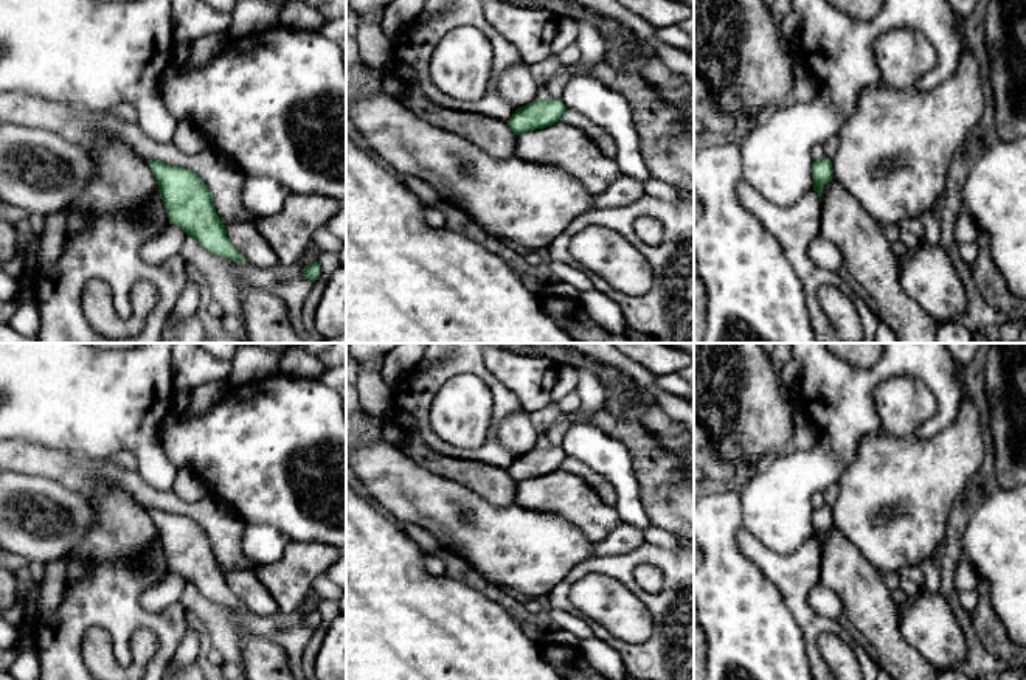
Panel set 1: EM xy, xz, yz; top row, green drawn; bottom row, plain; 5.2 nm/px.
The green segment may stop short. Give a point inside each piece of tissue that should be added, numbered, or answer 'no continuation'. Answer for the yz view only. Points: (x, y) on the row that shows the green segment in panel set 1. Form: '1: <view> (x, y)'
no continuation

